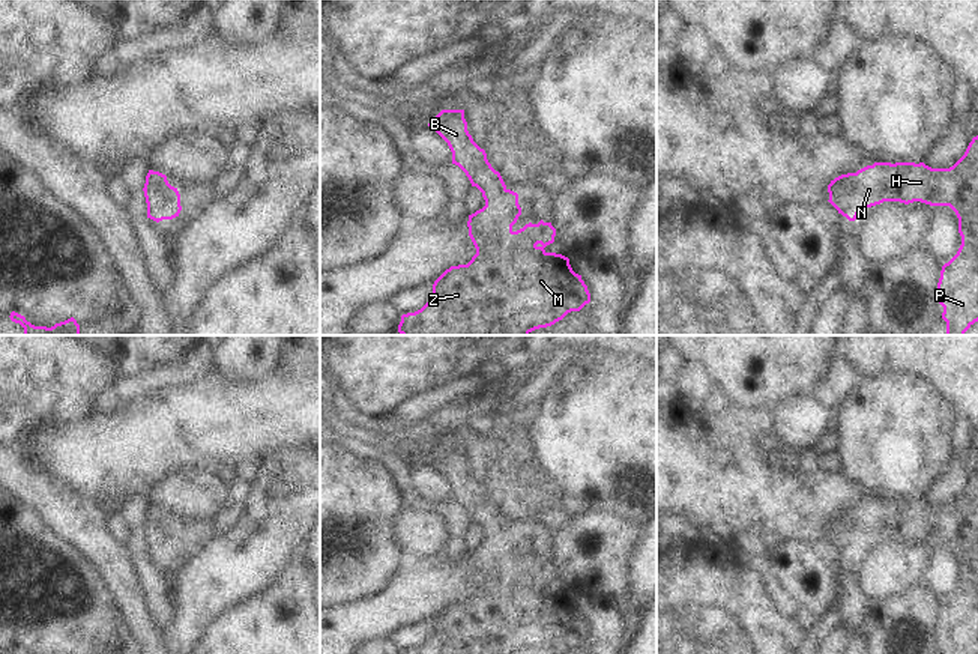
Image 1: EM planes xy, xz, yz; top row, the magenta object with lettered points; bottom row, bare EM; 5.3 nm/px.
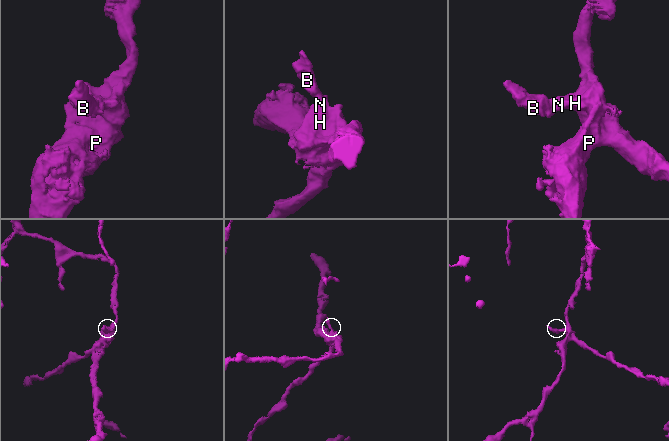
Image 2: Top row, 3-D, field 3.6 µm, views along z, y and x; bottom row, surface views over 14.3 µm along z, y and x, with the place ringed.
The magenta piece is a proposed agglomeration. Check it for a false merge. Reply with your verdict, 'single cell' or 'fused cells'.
single cell

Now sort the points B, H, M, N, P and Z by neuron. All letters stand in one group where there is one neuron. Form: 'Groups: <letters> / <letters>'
Groups: B H M N P Z

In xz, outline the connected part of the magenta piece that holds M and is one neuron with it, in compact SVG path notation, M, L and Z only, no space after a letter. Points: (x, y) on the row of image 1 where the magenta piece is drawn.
M442 110L428 123L449 146L452 164L458 165L476 186L485 200L485 206L469 215L469 236L476 248L476 254L467 265L451 266L433 284L433 296L418 311L401 316L398 332L401 335L529 335L532 331L547 328L562 320L571 311L580 311L590 302L587 286L581 275L575 274L569 259L547 253L544 248L554 242L556 229L551 223L526 224L514 232L512 226L521 215L518 194L508 189L500 173L496 171L467 131L464 110Z

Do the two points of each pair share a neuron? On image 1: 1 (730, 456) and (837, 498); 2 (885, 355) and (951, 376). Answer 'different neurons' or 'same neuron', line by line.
1: same neuron
2: same neuron

